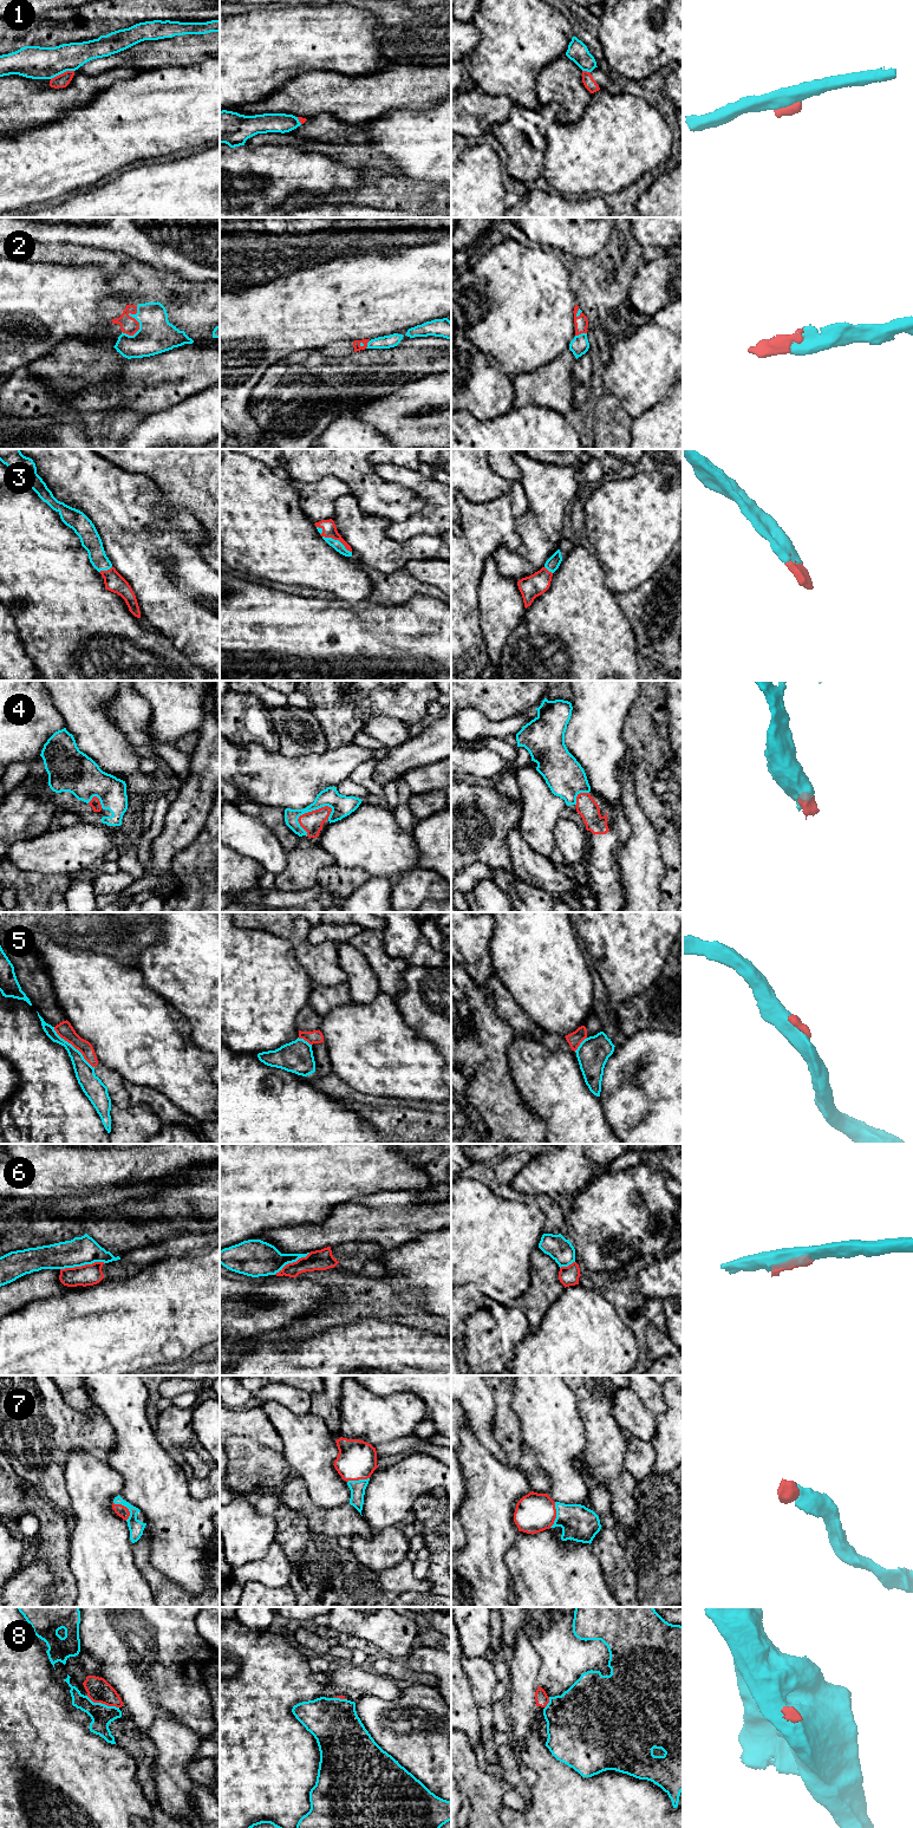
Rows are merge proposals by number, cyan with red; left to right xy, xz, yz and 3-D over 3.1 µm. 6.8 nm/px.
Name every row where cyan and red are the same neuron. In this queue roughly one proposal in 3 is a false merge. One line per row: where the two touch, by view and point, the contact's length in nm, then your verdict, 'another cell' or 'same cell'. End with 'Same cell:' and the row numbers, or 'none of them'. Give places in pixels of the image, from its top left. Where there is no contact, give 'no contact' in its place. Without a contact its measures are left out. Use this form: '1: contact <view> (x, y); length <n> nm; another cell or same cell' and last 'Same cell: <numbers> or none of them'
1: contact xy (62, 72); length 170 nm; another cell
2: contact xy (137, 320); length 220 nm; same cell
3: contact xz (337, 540); length 240 nm; same cell
4: contact xz (305, 812); length 260 nm; same cell
5: contact xy (72, 1046); length 400 nm; another cell
6: contact xy (82, 1264); length 300 nm; another cell
7: contact xy (126, 1507); length 160 nm; same cell
8: contact xy (103, 1704); length 240 nm; another cell
Same cell: 2, 3, 4, 7

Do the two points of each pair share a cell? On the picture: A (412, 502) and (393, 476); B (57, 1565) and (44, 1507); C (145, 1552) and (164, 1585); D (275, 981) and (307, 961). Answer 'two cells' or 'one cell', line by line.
A: two cells
B: one cell
C: one cell
D: two cells

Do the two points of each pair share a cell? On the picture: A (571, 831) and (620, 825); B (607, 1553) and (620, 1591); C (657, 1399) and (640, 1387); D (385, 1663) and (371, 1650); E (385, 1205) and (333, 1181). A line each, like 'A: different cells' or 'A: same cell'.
A: different cells
B: same cell
C: same cell
D: different cells
E: different cells

